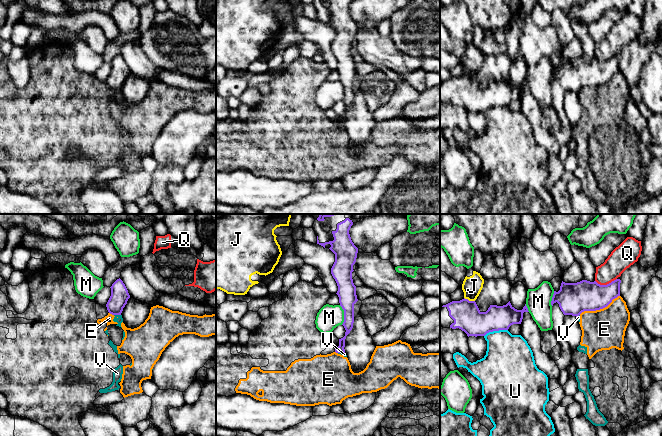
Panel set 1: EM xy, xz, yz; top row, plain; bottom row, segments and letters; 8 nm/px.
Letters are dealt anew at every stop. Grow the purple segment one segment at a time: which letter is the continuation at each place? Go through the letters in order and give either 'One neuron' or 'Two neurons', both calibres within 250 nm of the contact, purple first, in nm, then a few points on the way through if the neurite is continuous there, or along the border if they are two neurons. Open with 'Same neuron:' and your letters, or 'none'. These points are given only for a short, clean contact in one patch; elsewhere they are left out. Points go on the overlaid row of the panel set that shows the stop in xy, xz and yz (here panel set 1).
Same neuron: none
E: Two neurons. Thickness 260 nm (purple) against 320 nm. Boundary: yz (619, 295), (602, 308), (584, 310), (579, 314)
J: Two neurons. Thickness 220 nm (purple) against 160 nm
M: Two neurons. Thickness 150 nm (purple) against 190 nm. Boundary: xz (339, 305), (343, 310), (342, 324)
Q: Two neurons. Thickness 240 nm (purple) against 180 nm. Boundary: yz (616, 278), (606, 284), (598, 284), (595, 281)
U: Two neurons. Thickness 220 nm (purple) against 380 nm
V: Two neurons. Thickness 140 nm (purple) against 60 nm. Boundary: xy (114, 314), (120, 315)

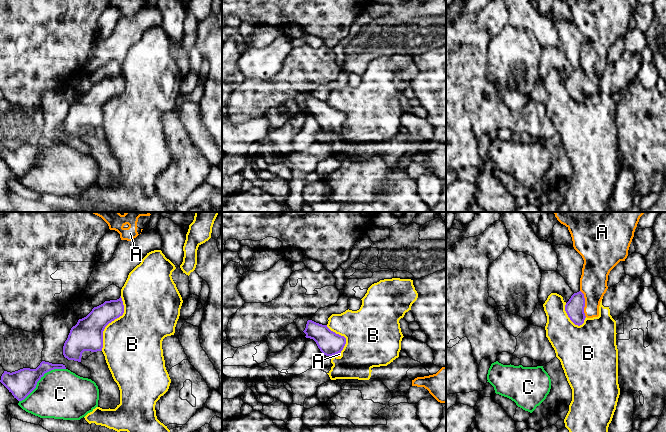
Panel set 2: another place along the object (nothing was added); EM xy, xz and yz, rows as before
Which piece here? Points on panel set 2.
Same neuron: A
A: One neuron. Thickness 150 nm (purple) against 220 nm. Path across: yz (574, 308), (584, 303), (591, 293), (593, 283)
B: Two neurons. Thickness 260 nm (purple) against 480 nm
C: Two neurons. Thickness 220 nm (purple) against 400 nm

